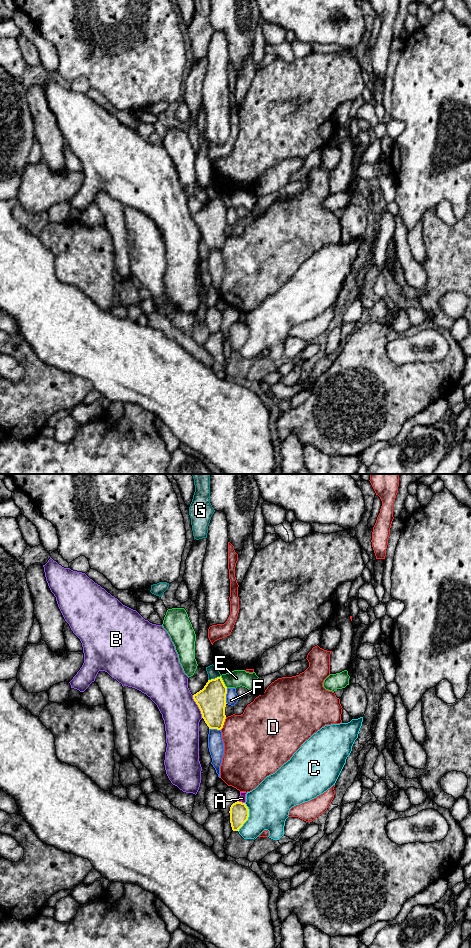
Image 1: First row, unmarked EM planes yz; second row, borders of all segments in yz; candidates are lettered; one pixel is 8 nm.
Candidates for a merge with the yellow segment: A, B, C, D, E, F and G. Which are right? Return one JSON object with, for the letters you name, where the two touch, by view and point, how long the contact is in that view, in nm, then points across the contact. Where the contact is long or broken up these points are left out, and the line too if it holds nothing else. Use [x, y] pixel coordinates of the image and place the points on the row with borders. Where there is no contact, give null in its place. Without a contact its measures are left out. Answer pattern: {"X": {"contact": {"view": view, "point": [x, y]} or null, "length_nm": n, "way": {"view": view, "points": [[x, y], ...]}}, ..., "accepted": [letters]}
{"accepted": []}

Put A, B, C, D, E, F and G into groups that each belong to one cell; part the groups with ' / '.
A / B / C / D / E / F / G

